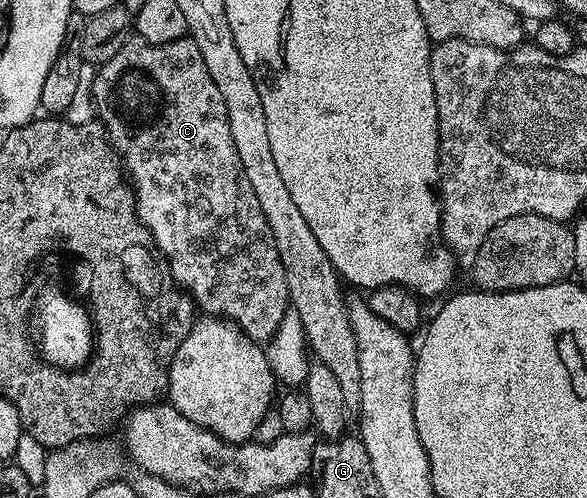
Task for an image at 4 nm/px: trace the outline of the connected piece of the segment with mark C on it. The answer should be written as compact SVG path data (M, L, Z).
M131 35L103 65L97 66L97 73L92 83L90 96L93 98L94 112L97 120L101 121L106 129L106 136L114 146L121 164L124 166L125 176L134 190L134 202L138 208L138 219L142 222L152 238L152 244L161 256L165 257L170 273L174 277L179 289L190 294L194 304L203 314L212 317L221 317L234 322L242 332L259 343L269 342L274 332L280 327L280 319L291 308L288 279L284 279L284 267L276 251L276 239L272 239L272 227L264 219L264 211L260 211L260 202L248 184L244 175L244 163L240 163L240 155L236 155L236 143L232 143L232 131L228 127L228 107L224 107L224 99L220 95L212 75L208 75L208 66L200 55L200 47L196 47L189 35L176 39L172 43L153 45L142 37Z

